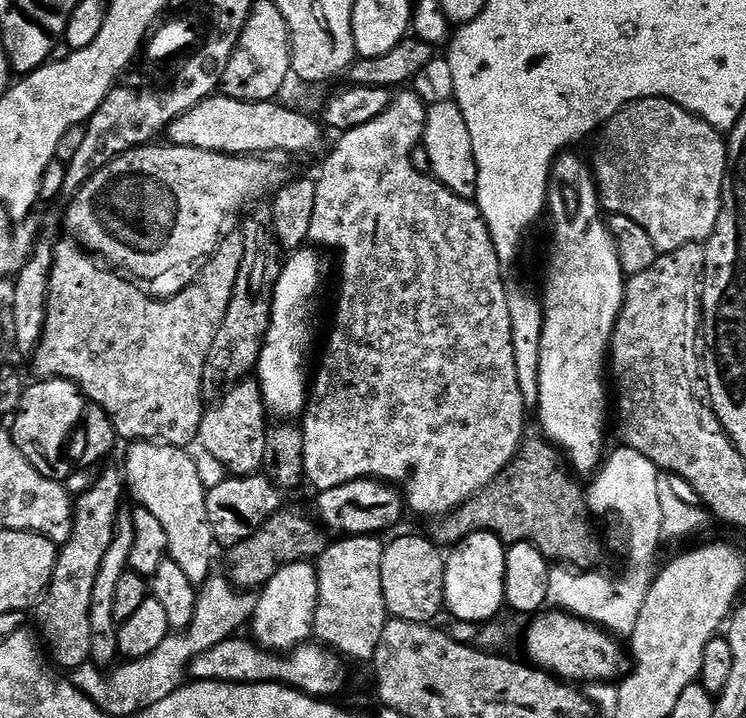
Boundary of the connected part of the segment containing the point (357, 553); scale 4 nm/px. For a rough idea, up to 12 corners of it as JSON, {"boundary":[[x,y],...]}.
{"boundary":[[376,536],[329,543],[315,565],[314,636],[370,662],[390,619]]}

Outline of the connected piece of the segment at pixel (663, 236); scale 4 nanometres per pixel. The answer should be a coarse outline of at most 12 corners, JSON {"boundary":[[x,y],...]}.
{"boundary":[[655,96],[601,127],[600,203],[660,254],[714,234],[717,128]]}

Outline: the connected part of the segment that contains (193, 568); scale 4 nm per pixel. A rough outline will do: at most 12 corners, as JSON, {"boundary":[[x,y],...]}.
{"boundary":[[133,441],[125,489],[197,588],[215,537],[185,450]]}

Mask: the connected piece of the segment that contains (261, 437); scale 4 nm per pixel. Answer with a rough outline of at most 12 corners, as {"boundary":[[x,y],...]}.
{"boundary":[[235,383],[206,409],[197,443],[232,476],[263,466],[259,384]]}

